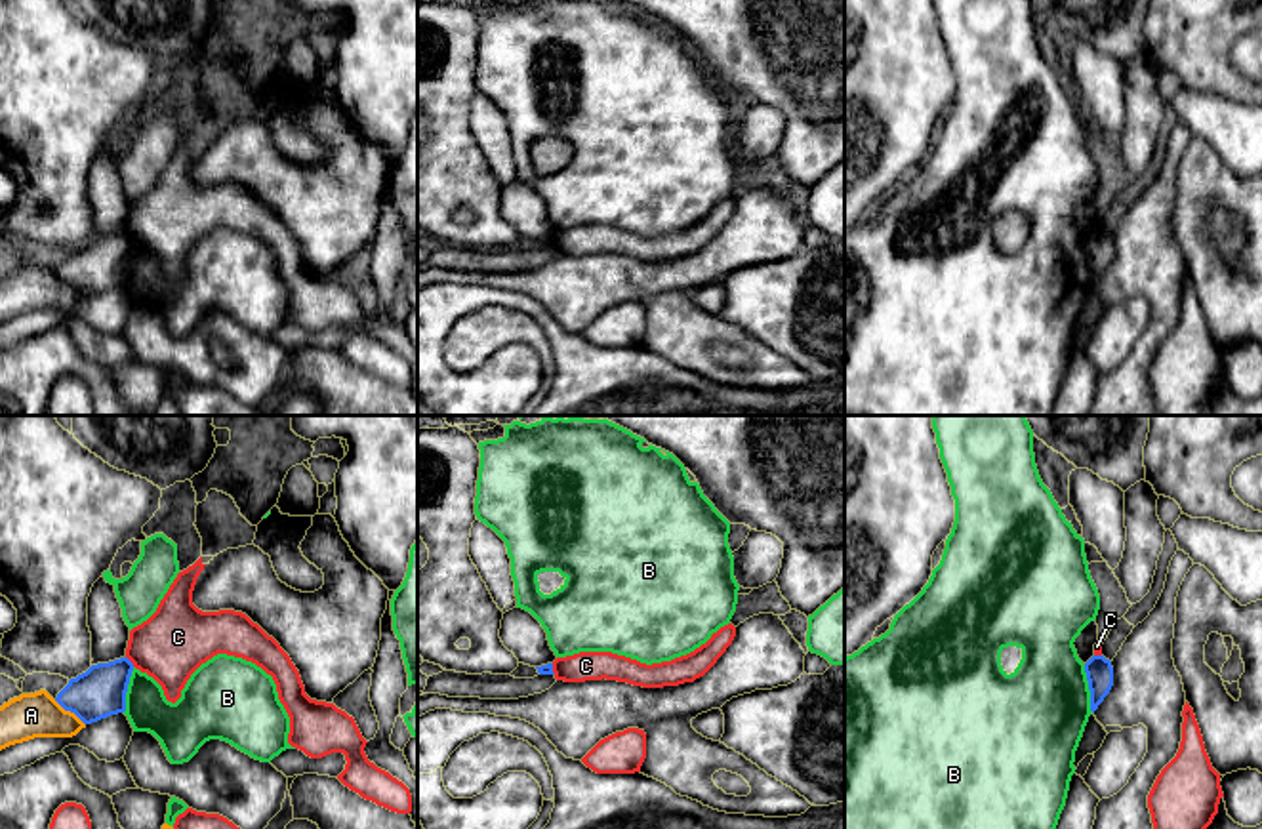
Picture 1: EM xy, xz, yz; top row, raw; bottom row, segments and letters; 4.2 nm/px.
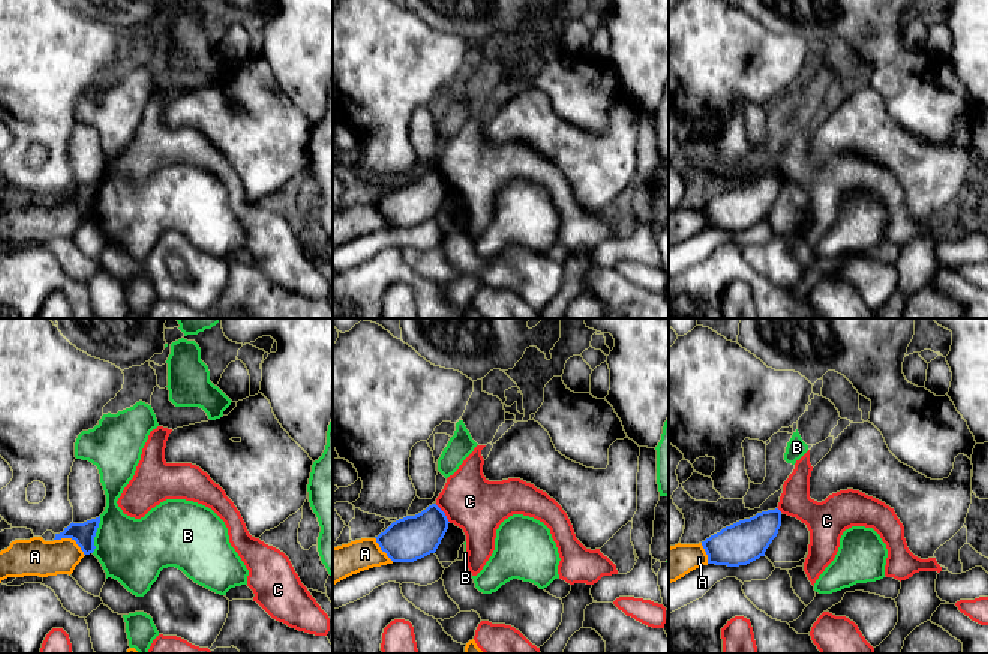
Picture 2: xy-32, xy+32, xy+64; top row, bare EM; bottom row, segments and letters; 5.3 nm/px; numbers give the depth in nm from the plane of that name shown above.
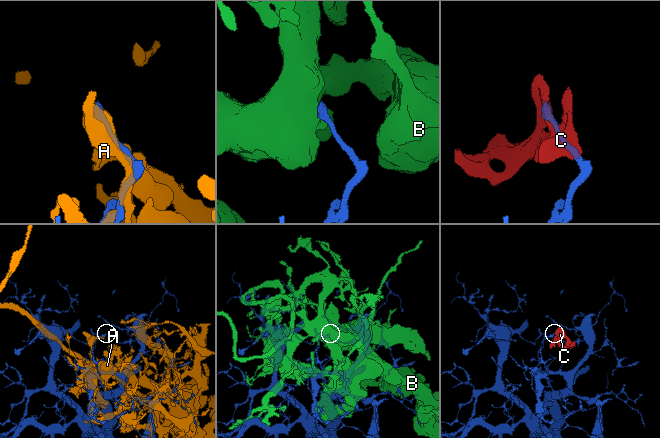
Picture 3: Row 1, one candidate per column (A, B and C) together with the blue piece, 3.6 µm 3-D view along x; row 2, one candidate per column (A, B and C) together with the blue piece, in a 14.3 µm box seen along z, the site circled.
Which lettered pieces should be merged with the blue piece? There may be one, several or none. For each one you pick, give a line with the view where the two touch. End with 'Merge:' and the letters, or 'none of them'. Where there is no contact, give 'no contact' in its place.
Merge: none of them

